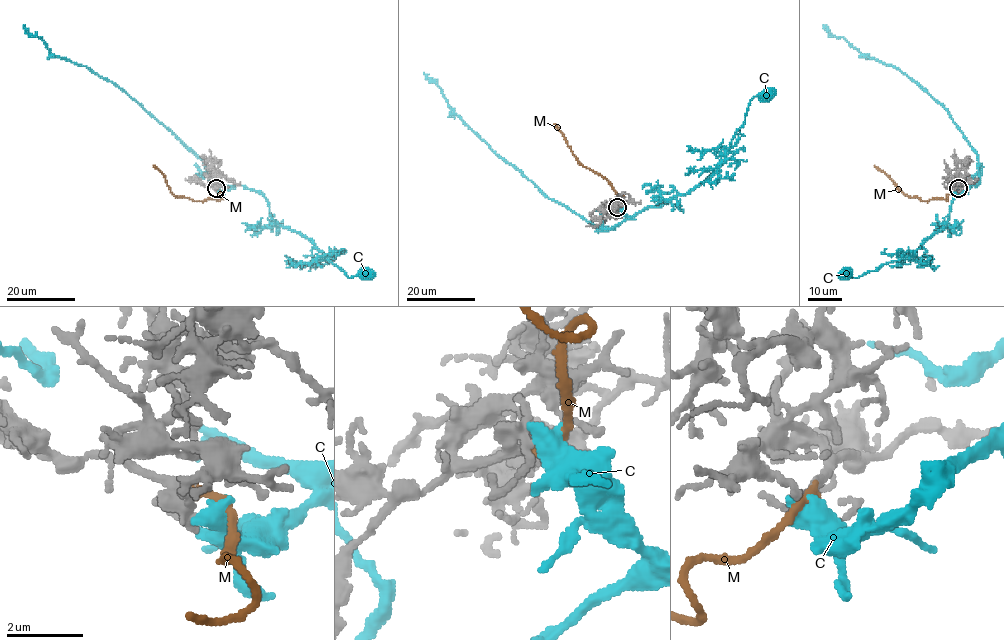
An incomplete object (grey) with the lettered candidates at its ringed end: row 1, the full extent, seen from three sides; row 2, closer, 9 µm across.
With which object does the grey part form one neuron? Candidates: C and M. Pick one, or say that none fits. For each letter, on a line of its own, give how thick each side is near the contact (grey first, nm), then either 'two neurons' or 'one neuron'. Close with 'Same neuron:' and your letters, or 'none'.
C: 240/600 nm | two neurons
M: 200/220 nm | one neuron
Same neuron: M

